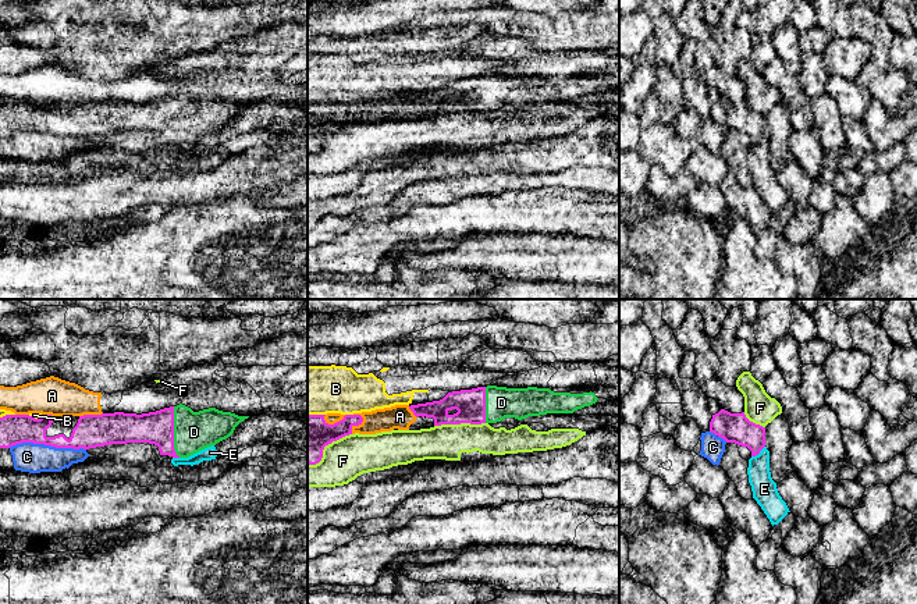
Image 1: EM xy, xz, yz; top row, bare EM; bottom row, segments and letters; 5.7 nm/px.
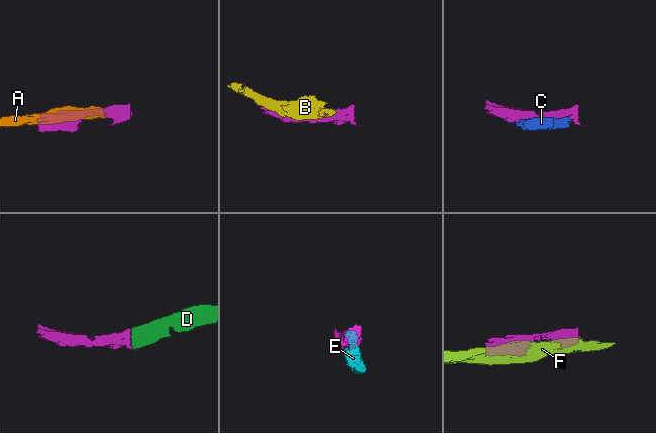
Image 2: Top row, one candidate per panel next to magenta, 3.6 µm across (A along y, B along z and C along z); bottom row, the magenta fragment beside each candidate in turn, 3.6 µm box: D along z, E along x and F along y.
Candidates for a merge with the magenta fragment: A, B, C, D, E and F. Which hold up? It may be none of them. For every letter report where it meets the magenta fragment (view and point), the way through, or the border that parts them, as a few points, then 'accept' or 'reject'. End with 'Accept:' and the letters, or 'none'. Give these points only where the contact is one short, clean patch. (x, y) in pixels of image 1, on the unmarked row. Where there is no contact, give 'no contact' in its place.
A: xz (358, 113) | reject
B: xz (349, 103) | reject
C: xy (48, 132) | reject
D: xy (173, 120) | accept
E: yz (759, 141) | along yz (764, 134), (752, 145) | reject
F: xz (459, 112) | reject
Accept: D

